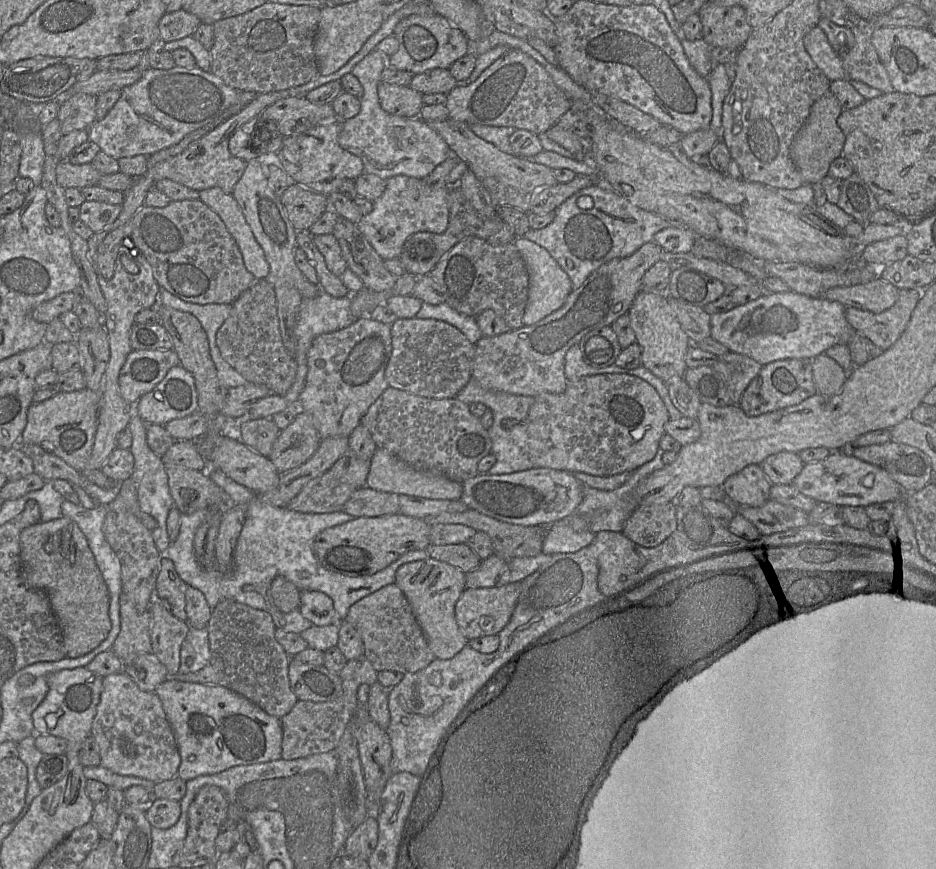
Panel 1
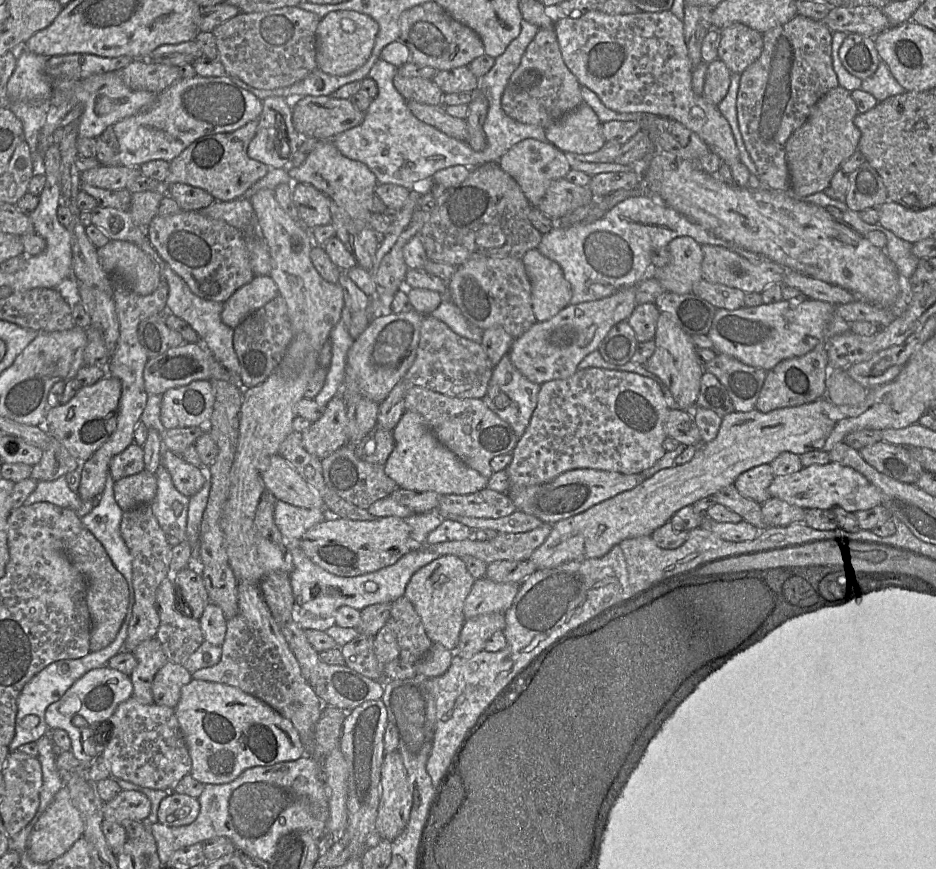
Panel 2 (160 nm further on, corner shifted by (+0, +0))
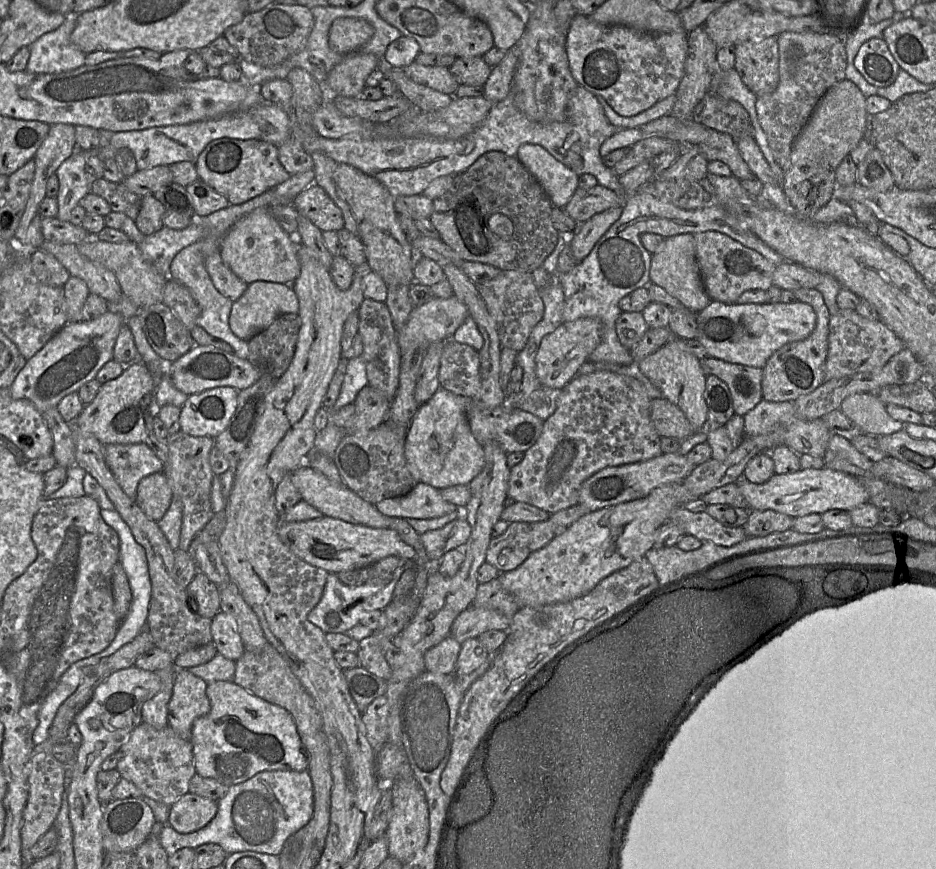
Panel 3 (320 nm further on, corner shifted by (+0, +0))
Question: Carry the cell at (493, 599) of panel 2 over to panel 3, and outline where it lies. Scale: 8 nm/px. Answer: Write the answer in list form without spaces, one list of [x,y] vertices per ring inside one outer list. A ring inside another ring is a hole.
[[[470,605],[463,610],[454,620],[450,636],[462,644],[470,638],[477,638],[488,630],[508,631],[511,619],[501,612]]]

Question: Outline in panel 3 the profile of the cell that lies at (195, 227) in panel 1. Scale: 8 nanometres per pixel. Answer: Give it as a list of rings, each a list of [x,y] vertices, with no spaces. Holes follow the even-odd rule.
[[[220,251],[207,257],[205,267],[217,290],[232,302],[237,301],[249,285],[224,264]]]

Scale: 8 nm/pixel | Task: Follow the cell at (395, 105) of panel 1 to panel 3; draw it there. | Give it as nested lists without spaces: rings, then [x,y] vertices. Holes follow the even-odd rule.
[[[413,62],[404,67],[403,71],[412,81],[450,96],[454,96],[460,86],[447,67],[424,66]]]

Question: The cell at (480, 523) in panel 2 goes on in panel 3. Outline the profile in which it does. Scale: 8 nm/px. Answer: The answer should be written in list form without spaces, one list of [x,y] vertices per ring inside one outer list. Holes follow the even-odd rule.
[[[419,482],[408,494],[375,504],[380,513],[403,519],[432,519],[459,509],[443,499],[440,490]]]

